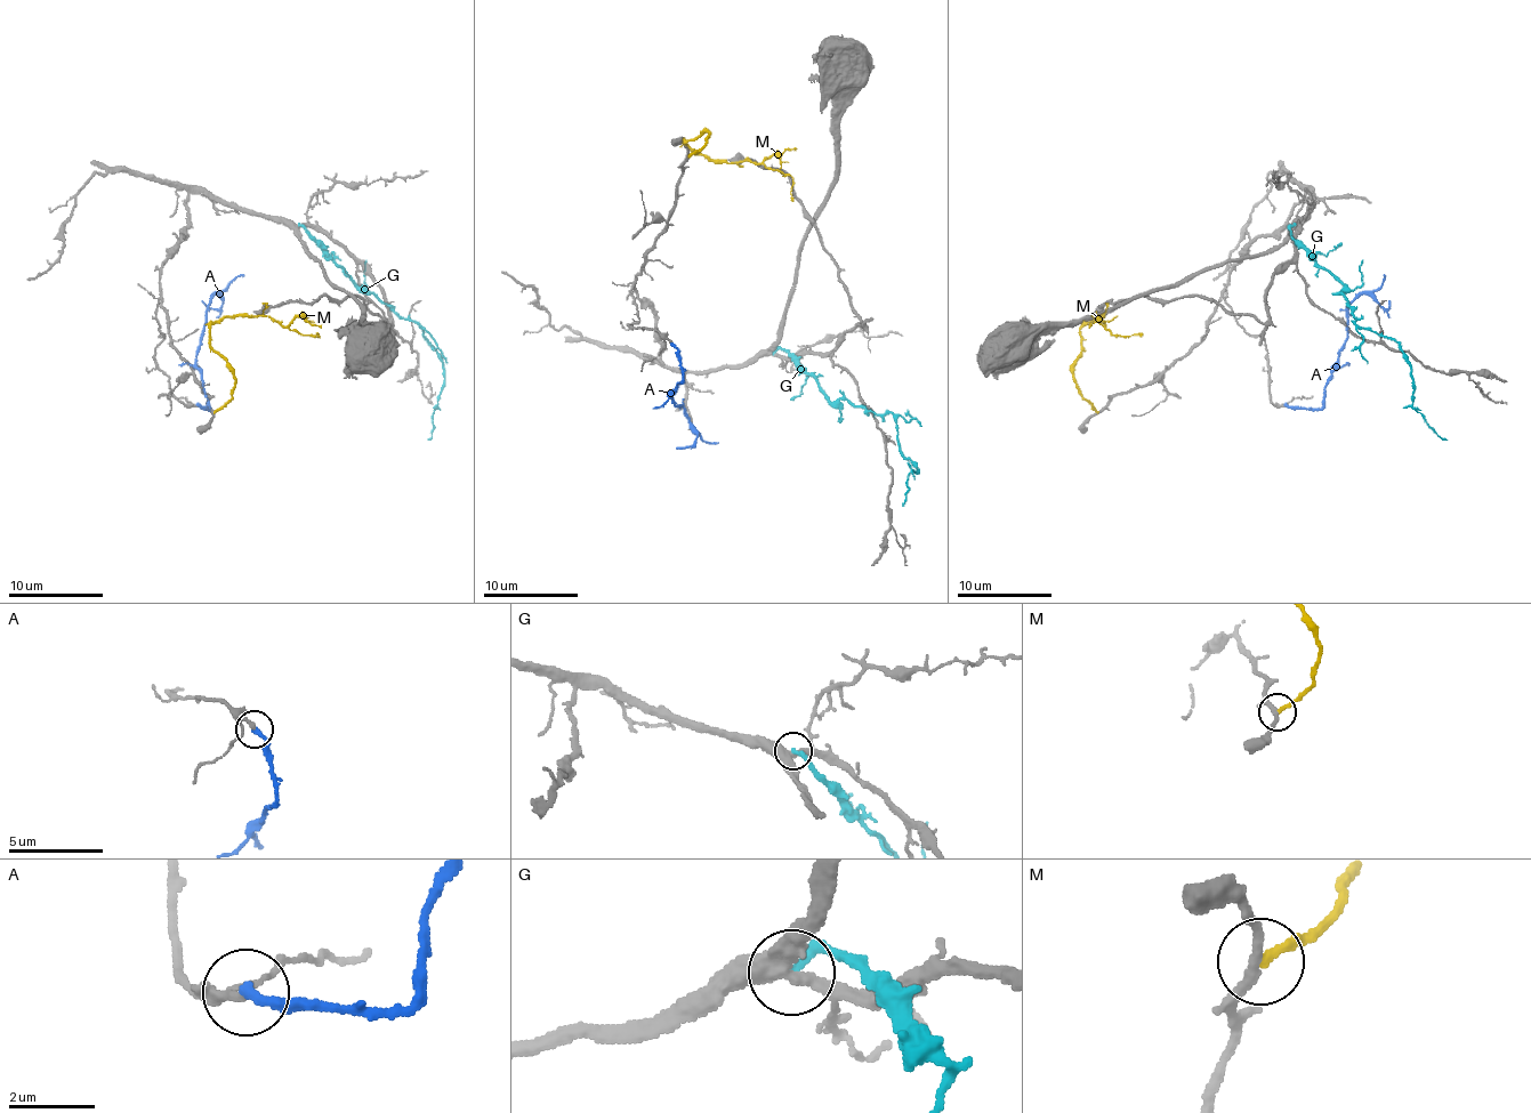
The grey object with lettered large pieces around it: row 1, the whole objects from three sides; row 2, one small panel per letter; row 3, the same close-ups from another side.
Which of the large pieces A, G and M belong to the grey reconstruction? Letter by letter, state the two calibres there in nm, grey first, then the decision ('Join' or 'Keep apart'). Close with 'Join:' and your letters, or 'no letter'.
A: Thickness 170 nm (grey) against 240 nm. Keep apart
G: Thickness 360 nm (grey) against 200 nm. Keep apart
M: Thickness 240 nm (grey) against 200 nm. Keep apart
Join: no letter

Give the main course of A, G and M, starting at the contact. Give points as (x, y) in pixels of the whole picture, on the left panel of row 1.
A: (198, 405), (207, 405), (195, 353), (215, 293), (222, 306), (215, 308), (202, 301)
G: (298, 225), (357, 284), (421, 327), (424, 337), (443, 363), (438, 405), (433, 410), (428, 438)
M: (215, 412), (231, 398), (233, 370), (212, 348), (210, 327), (224, 317), (255, 315), (319, 335)

